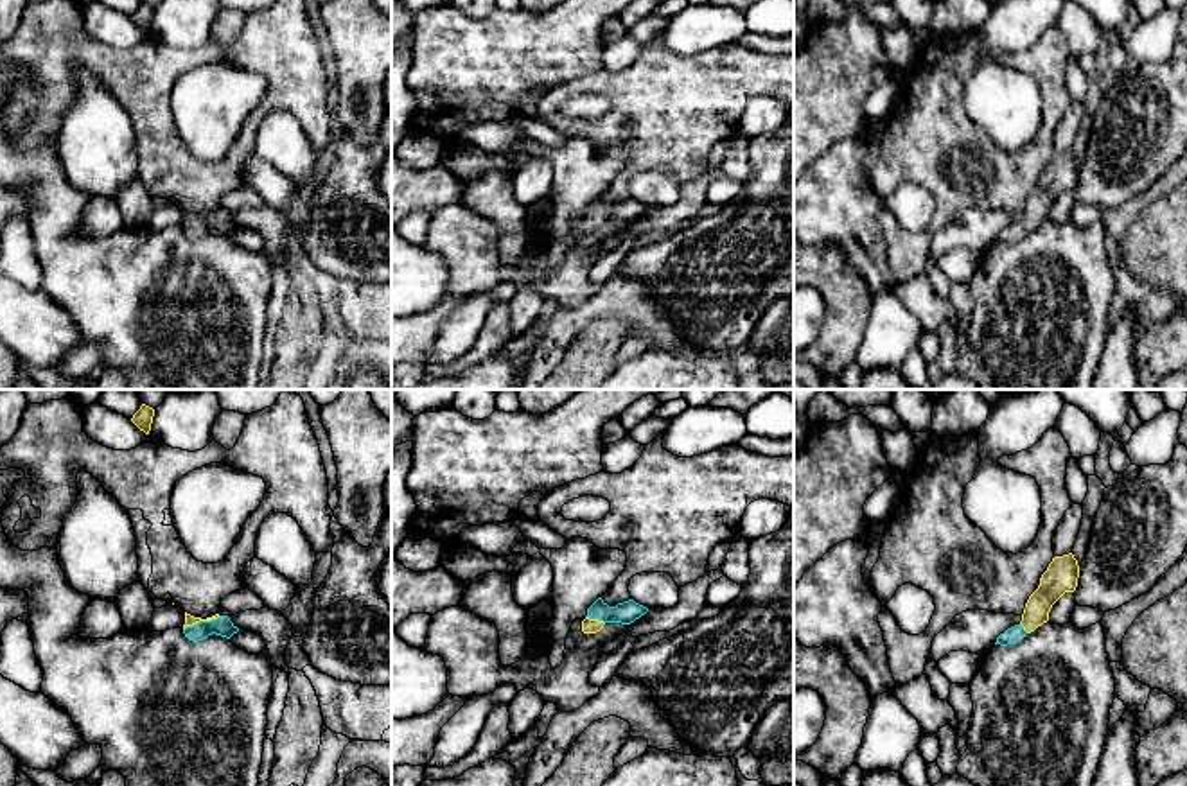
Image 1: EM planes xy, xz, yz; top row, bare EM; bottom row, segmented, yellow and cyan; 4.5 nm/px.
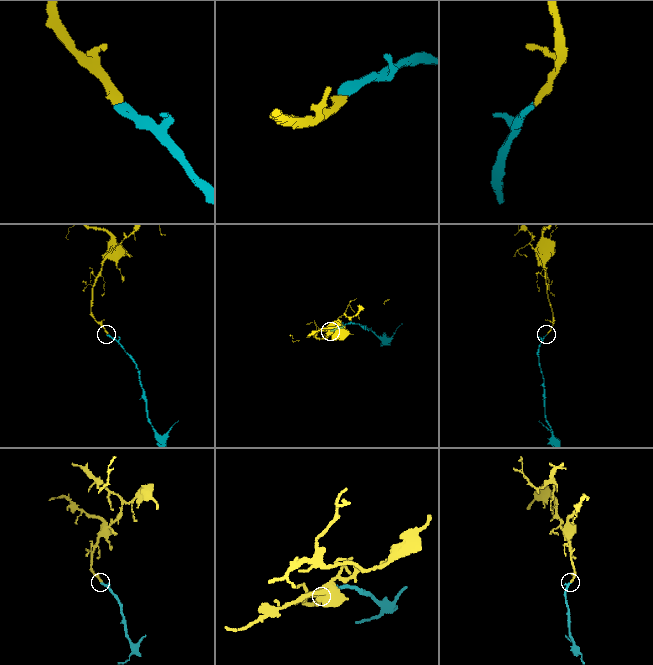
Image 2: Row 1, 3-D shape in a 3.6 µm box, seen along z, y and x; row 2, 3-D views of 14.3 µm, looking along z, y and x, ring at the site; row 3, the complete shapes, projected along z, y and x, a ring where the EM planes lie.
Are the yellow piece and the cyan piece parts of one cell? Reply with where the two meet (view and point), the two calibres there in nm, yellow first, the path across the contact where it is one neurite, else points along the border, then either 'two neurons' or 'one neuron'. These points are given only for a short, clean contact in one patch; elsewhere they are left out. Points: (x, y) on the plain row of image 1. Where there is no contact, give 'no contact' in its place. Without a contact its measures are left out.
meets yellow in xy at (202, 218); 50 nm thick on the yellow side, 90 nm on the other; runs through xy (189, 218), (202, 218), (223, 225); one neuron

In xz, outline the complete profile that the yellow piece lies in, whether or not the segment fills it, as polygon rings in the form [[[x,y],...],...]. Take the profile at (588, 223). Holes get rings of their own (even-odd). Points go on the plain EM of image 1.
[[[598,196],[589,206],[582,219],[584,231],[596,231],[605,221],[630,223],[648,210],[646,205],[636,201],[634,197],[609,205],[602,196]]]

